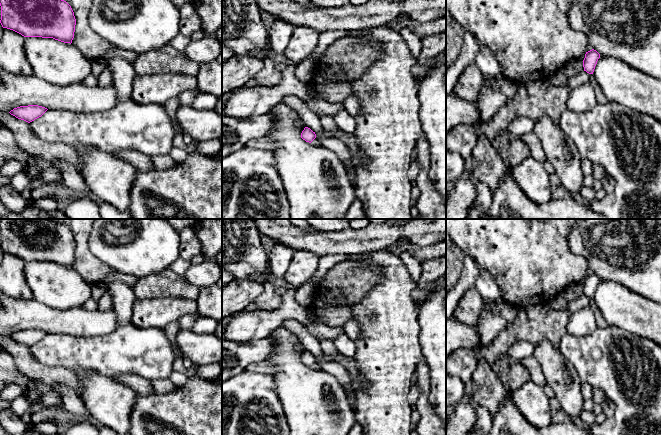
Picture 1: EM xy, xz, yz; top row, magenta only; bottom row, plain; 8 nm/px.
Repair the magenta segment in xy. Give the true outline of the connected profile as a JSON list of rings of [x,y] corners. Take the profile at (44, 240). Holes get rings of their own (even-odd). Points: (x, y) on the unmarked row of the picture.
[[[2,219],[0,230],[0,247],[3,252],[13,254],[24,261],[53,262],[64,267],[72,267],[76,243],[66,225],[50,219]]]

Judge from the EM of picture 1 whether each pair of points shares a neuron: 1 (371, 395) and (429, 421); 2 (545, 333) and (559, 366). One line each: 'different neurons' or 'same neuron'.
1: different neurons
2: different neurons

